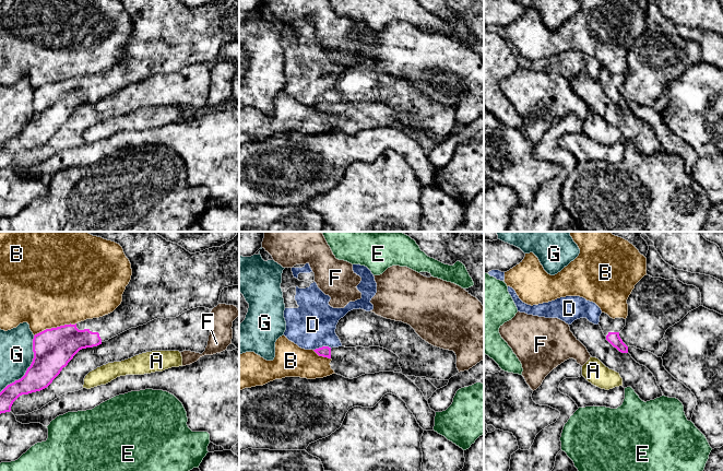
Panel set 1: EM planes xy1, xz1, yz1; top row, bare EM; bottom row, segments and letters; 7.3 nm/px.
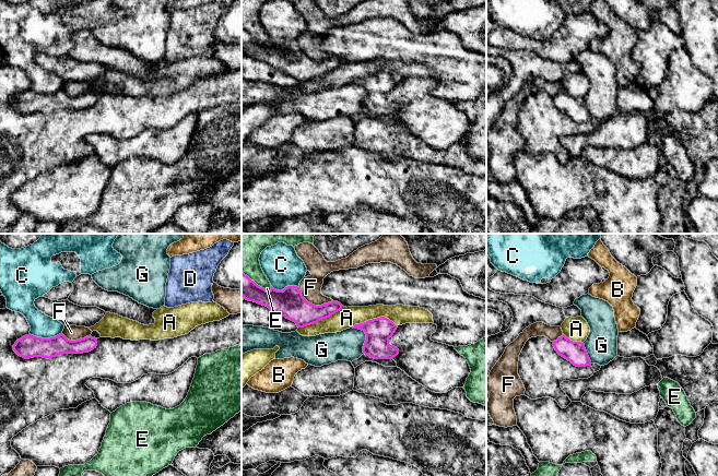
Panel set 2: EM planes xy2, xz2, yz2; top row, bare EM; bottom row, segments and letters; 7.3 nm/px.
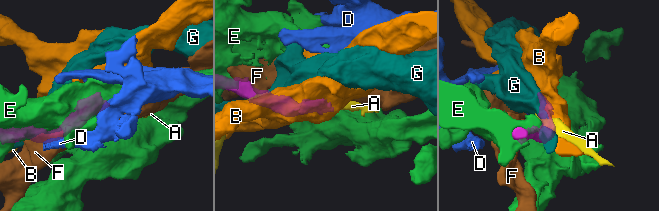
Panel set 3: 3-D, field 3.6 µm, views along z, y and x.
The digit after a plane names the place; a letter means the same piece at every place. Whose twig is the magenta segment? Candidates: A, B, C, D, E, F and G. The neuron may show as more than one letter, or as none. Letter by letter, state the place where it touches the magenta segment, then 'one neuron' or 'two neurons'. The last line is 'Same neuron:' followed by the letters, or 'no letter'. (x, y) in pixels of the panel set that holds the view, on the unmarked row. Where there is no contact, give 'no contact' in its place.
A: meets magenta in xz2 at (374, 74); two neurons
B: meets magenta in xy1 at (55, 83); two neurons
C: meets magenta in xy2 at (45, 94); two neurons
D: meets magenta in xz1 at (322, 102); two neurons
E: meets magenta in xz2 at (256, 39); two neurons
F: meets magenta in xz2 at (314, 60); two neurons
G: meets magenta in xy1 at (28, 122); two neurons
Same neuron: no letter

